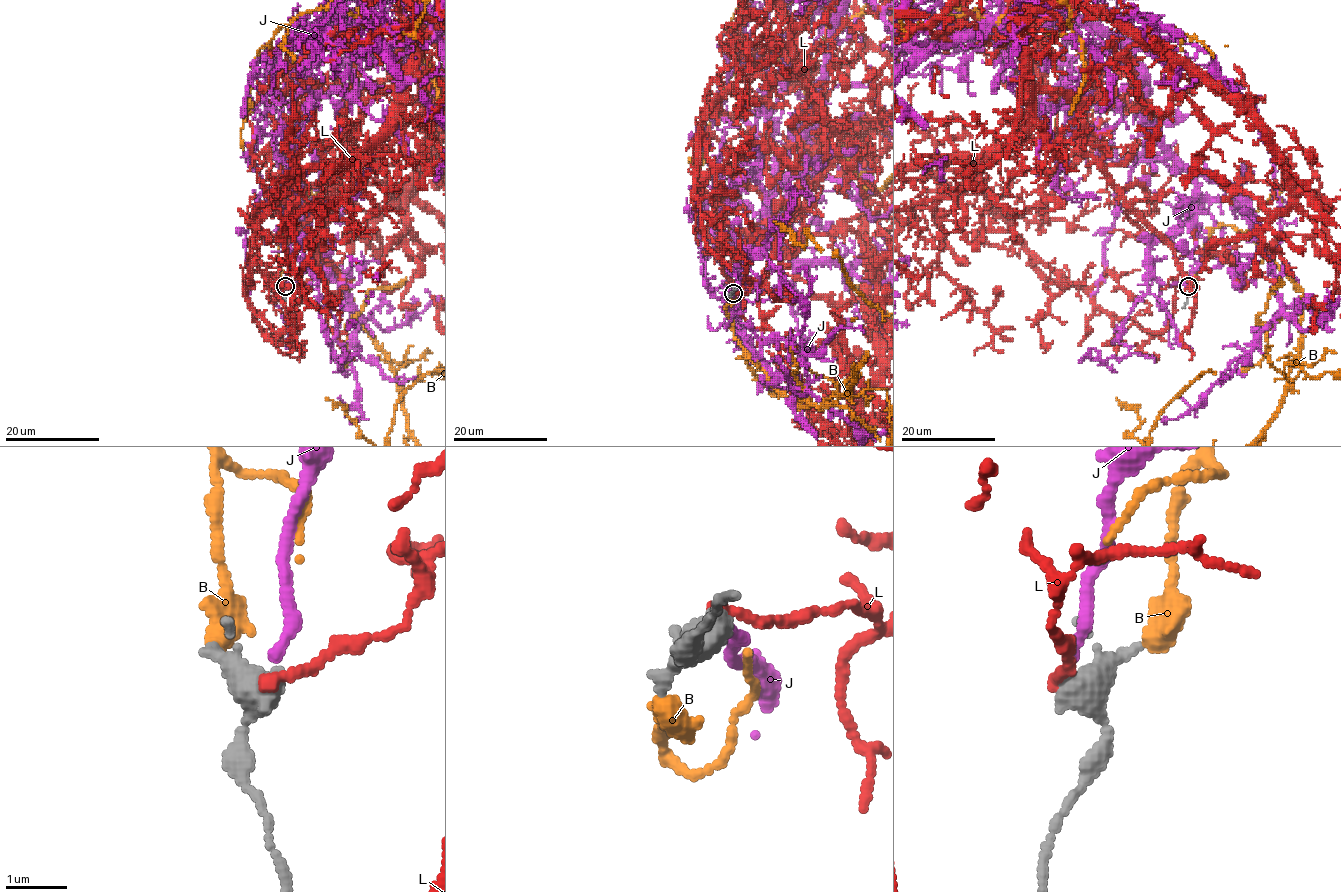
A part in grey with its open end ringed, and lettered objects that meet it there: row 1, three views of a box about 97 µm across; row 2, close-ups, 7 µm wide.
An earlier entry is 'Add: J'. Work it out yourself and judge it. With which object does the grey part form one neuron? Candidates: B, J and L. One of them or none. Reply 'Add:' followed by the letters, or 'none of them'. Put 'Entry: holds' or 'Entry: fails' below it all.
Add: J
Entry: holds

